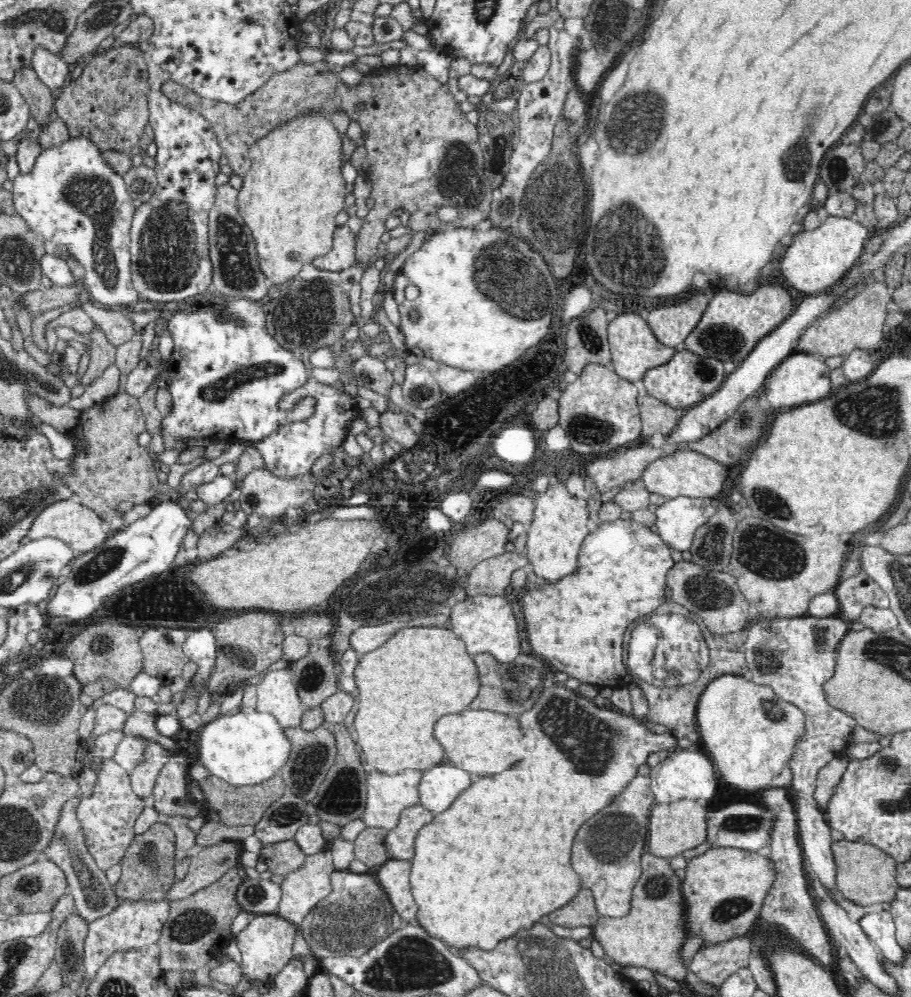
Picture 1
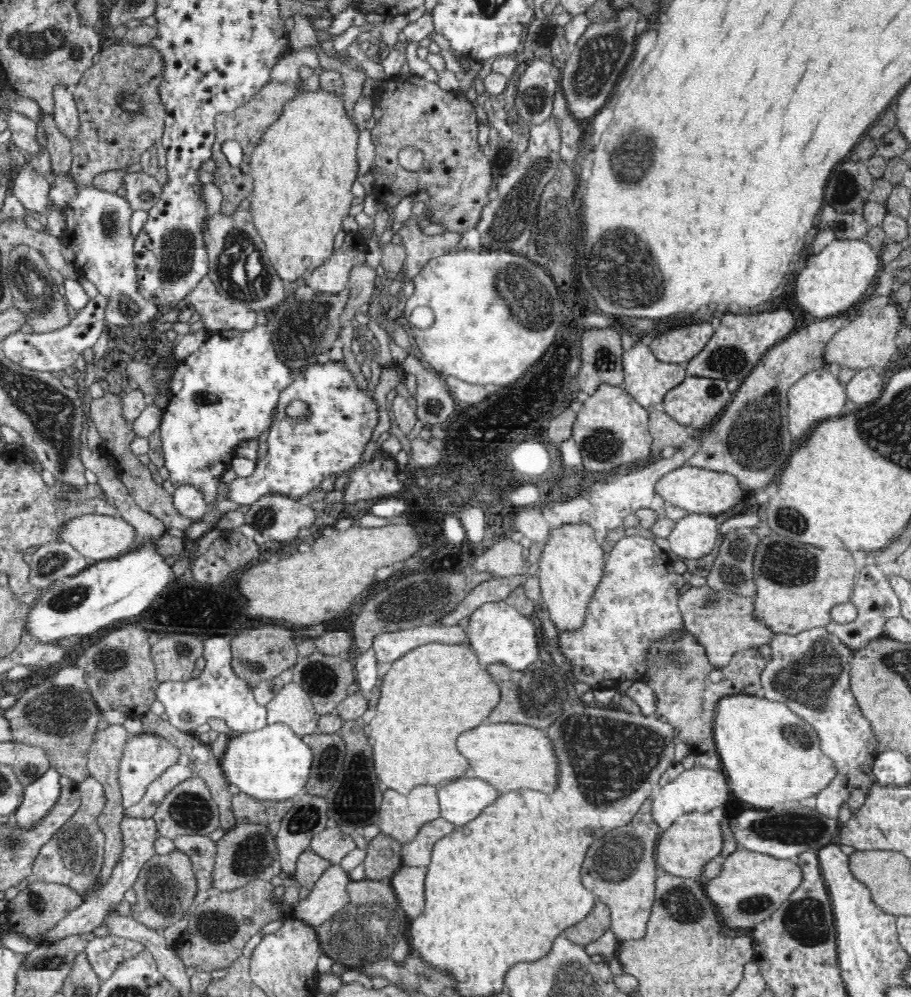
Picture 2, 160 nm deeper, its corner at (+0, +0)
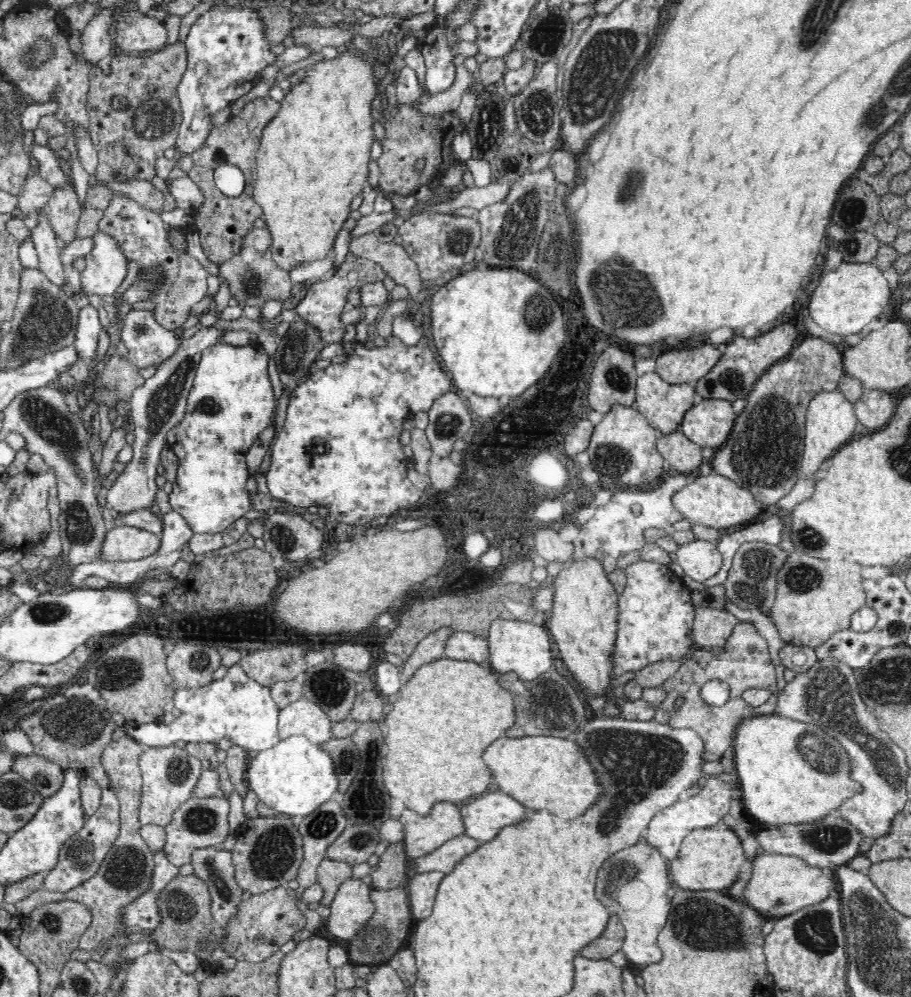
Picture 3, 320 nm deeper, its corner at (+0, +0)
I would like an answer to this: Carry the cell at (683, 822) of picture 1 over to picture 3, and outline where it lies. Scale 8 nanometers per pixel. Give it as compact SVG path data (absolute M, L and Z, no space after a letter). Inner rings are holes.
M723 821L706 828L694 828L682 842L679 855L668 862L668 878L676 887L693 890L724 892L734 880L738 880L742 864L750 859L744 855L740 838Z

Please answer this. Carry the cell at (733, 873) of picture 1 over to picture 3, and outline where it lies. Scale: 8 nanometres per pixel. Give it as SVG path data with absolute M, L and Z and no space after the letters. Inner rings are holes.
M760 852L752 859L752 882L744 890L746 906L754 908L758 914L770 919L788 916L804 906L818 904L833 892L839 892L834 874L826 874L822 868L810 866L798 857L770 855Z

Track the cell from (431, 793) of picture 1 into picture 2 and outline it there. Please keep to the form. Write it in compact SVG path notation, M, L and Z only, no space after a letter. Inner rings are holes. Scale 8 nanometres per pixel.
M472 774L438 786L440 816L453 825L474 820L482 812L482 808L486 808L498 796L498 792L490 784L470 776Z

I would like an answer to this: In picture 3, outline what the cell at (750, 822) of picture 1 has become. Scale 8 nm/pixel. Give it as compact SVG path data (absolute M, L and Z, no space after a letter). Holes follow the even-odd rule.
M834 812L810 824L784 824L784 826L757 822L754 824L756 828L752 833L760 843L762 853L798 857L813 867L836 868L838 864L847 864L852 858L858 856L863 848L861 831Z

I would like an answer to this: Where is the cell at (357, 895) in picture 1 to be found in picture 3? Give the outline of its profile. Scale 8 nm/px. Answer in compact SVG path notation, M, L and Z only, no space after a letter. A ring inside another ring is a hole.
M404 887L370 890L370 900L376 907L376 912L372 914L363 933L358 934L358 938L352 938L352 940L336 941L342 945L346 944L344 949L349 956L349 962L362 970L366 978L370 978L372 972L380 965L388 964L392 955L402 949L401 947L405 947L402 942L408 938L410 923L414 919L411 916L407 890Z

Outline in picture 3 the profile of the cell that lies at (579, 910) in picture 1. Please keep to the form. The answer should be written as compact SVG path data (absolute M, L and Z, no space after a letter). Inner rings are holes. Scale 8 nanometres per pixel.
M610 912L602 936L590 942L586 948L582 948L581 956L589 957L590 960L608 960L618 950L622 950L623 933L622 923Z

